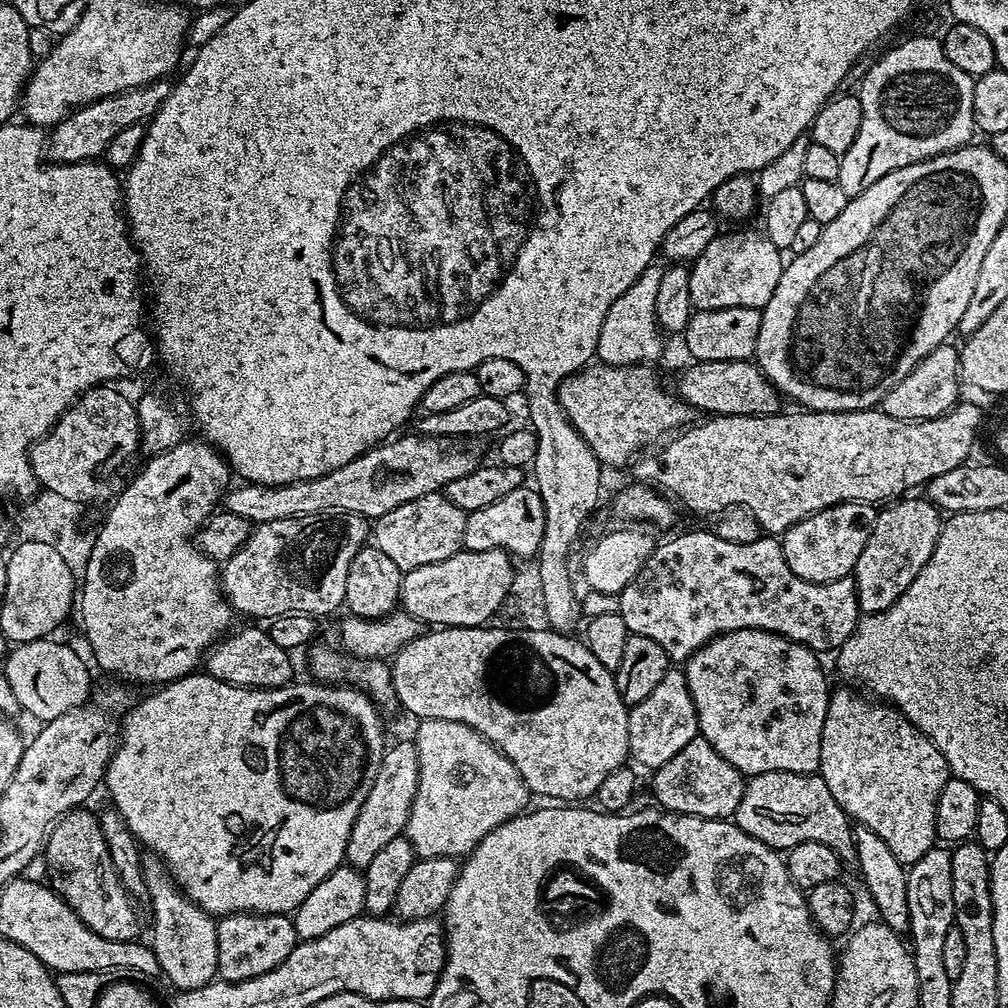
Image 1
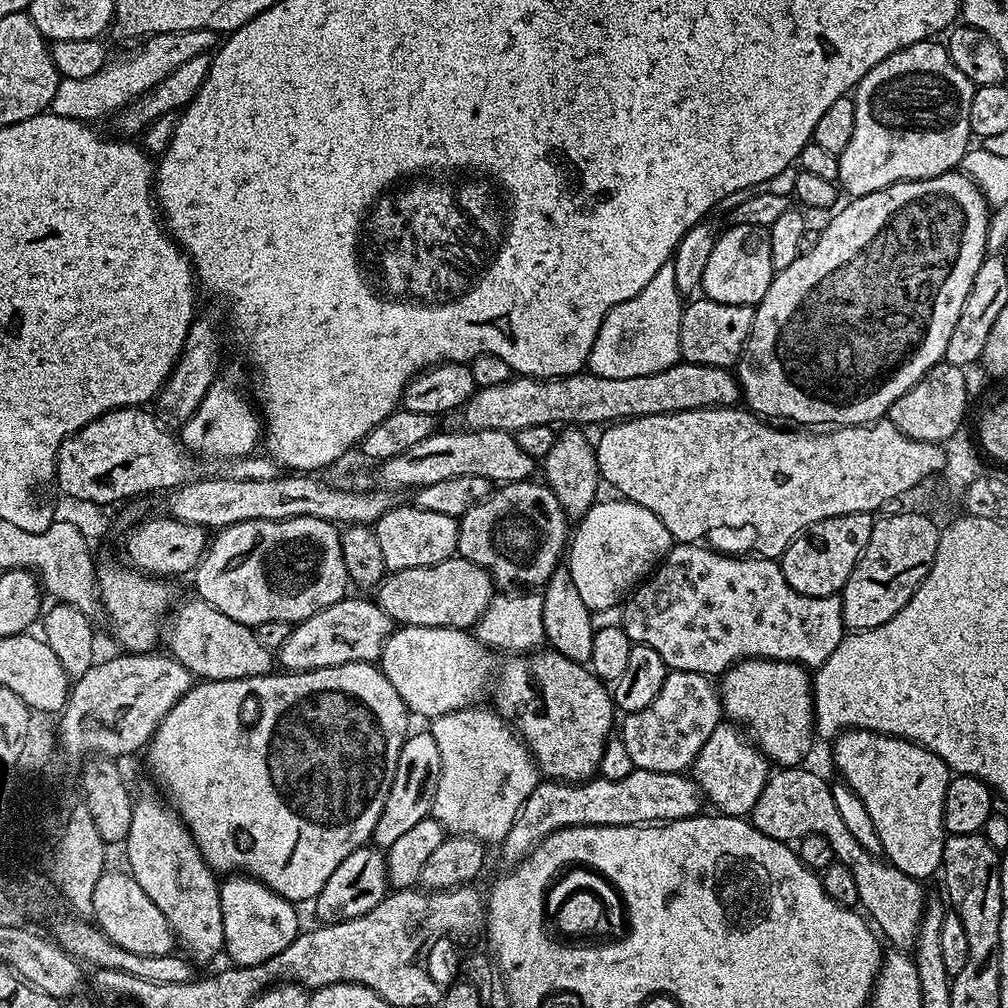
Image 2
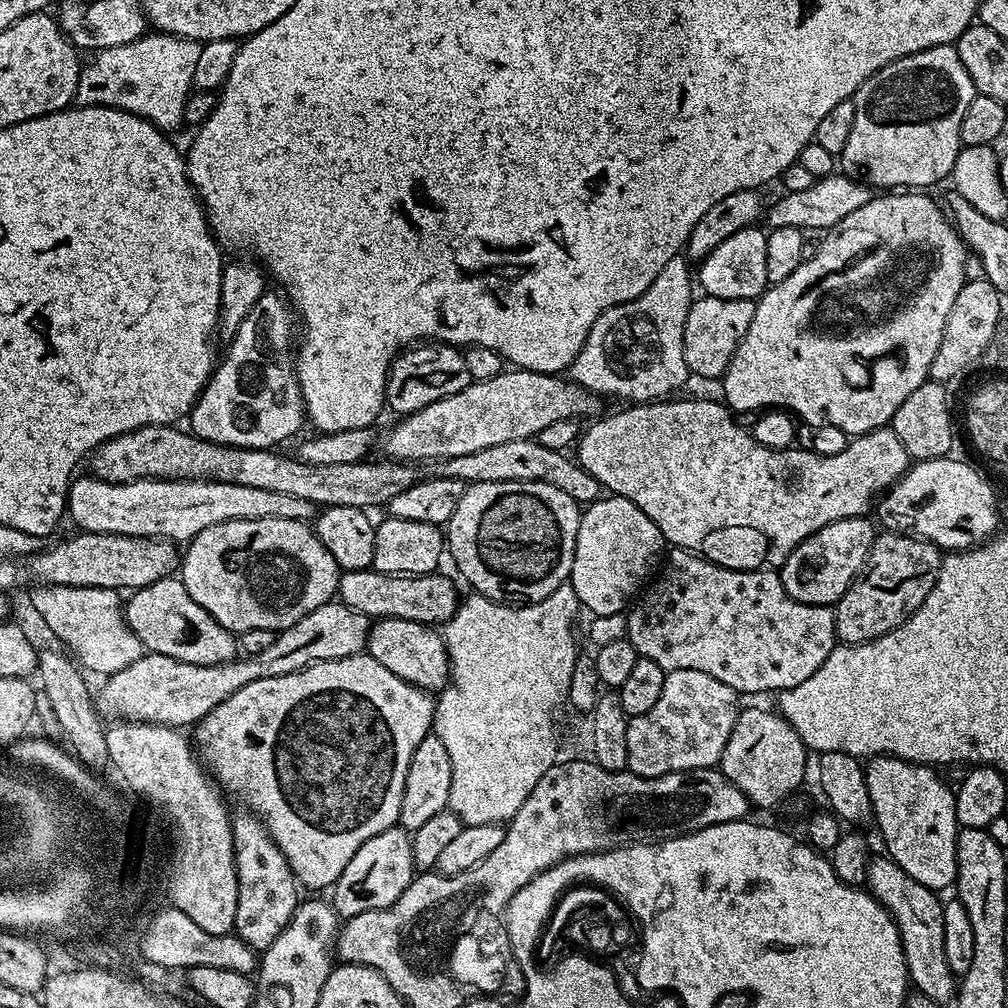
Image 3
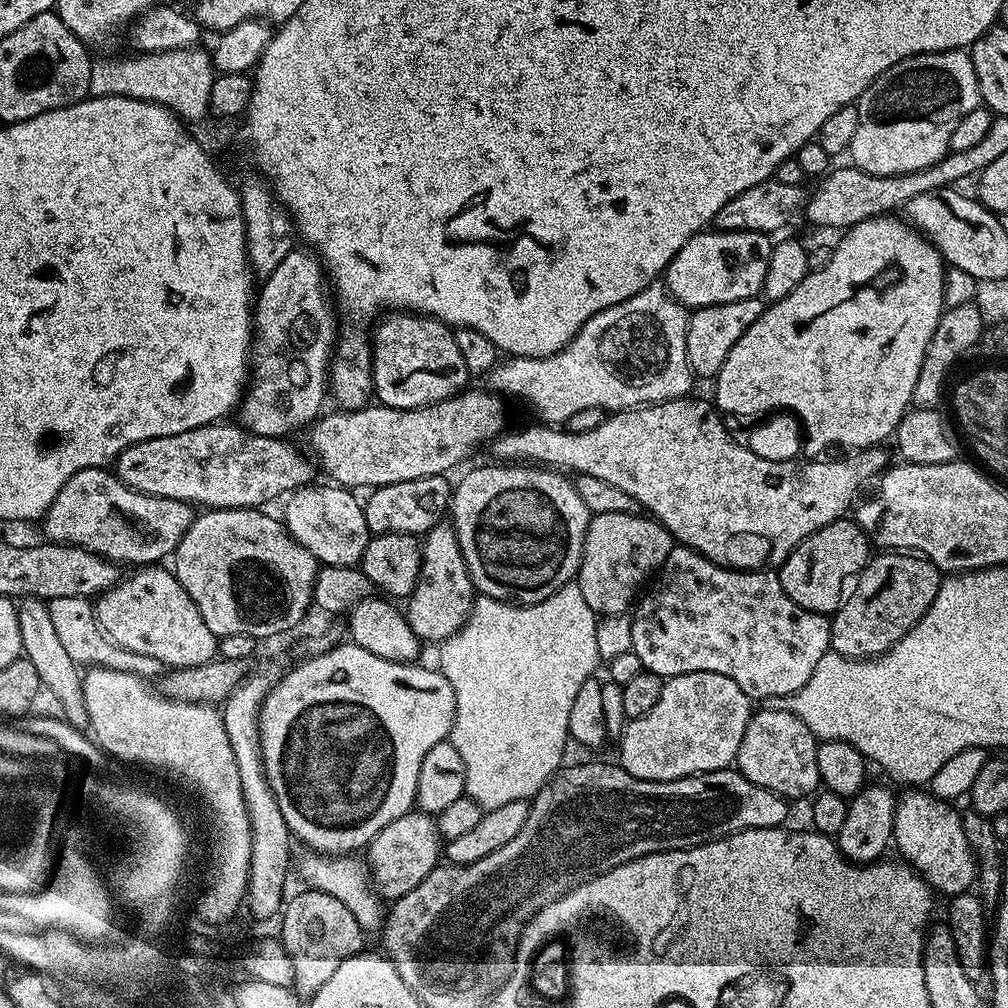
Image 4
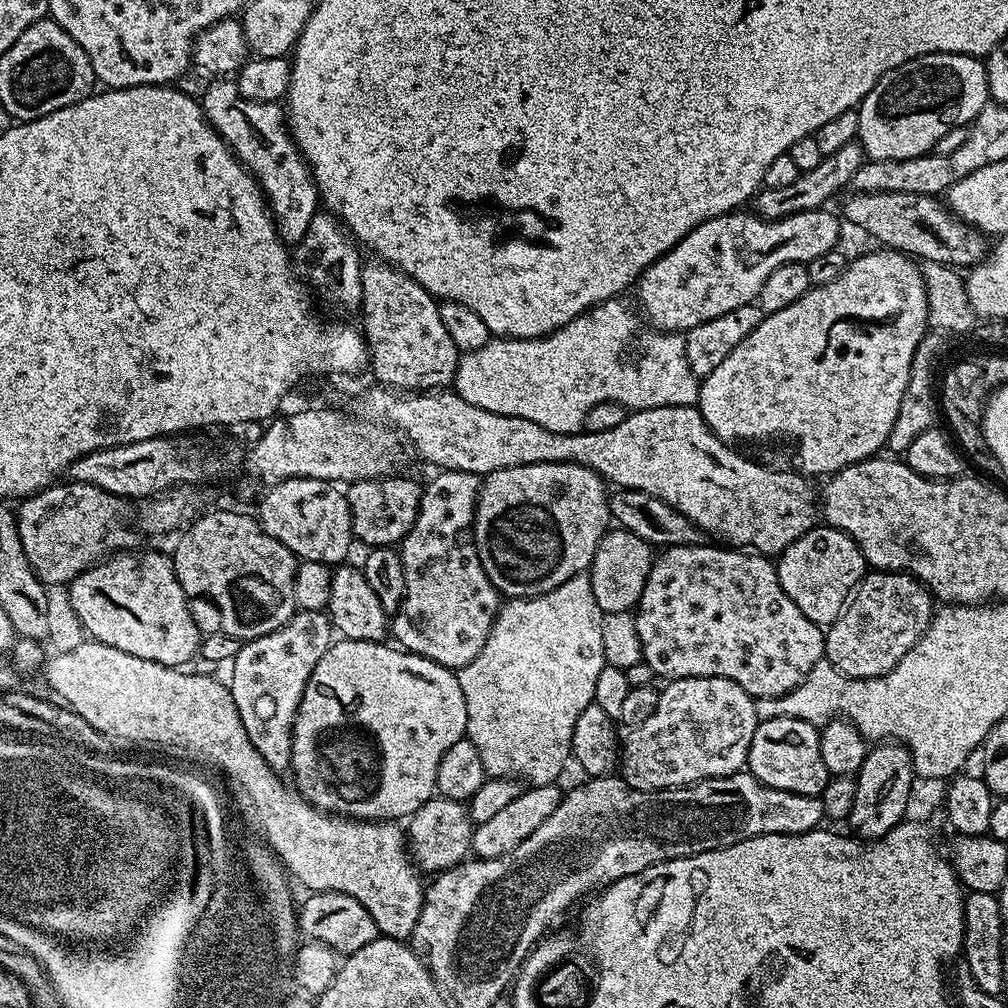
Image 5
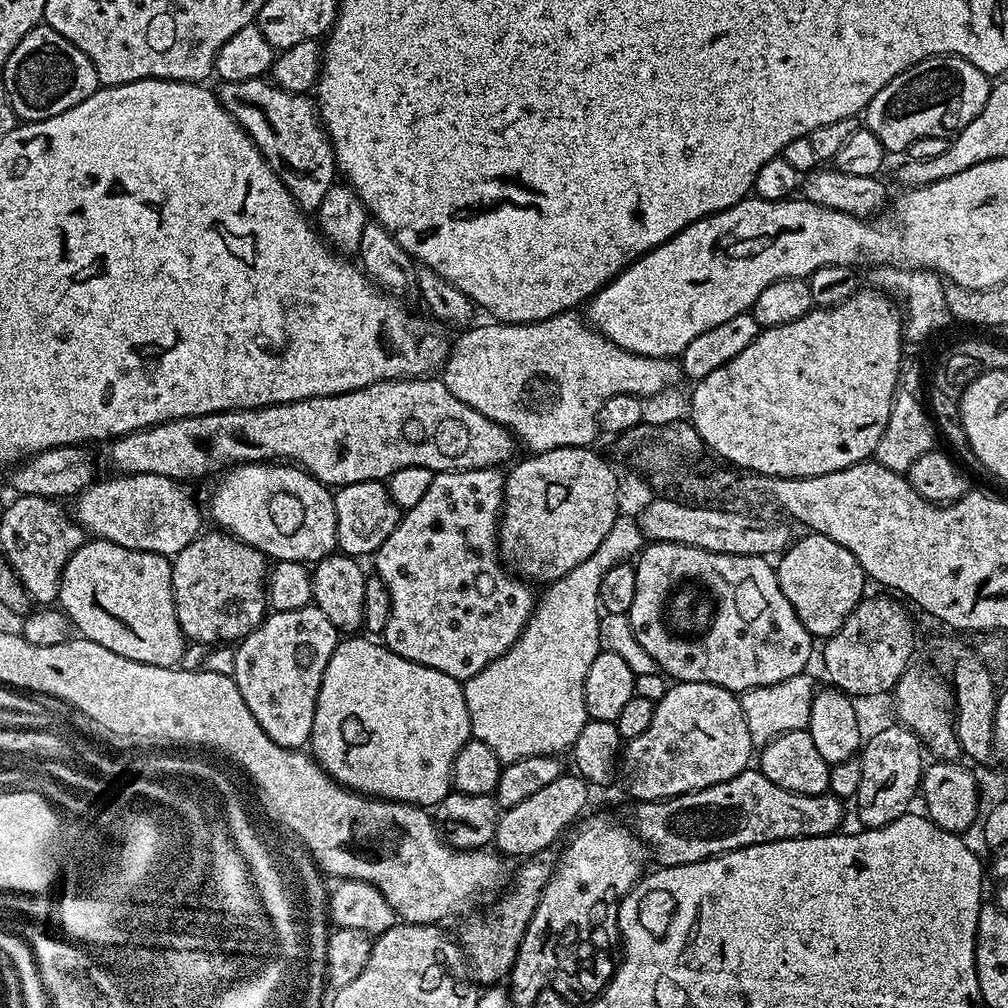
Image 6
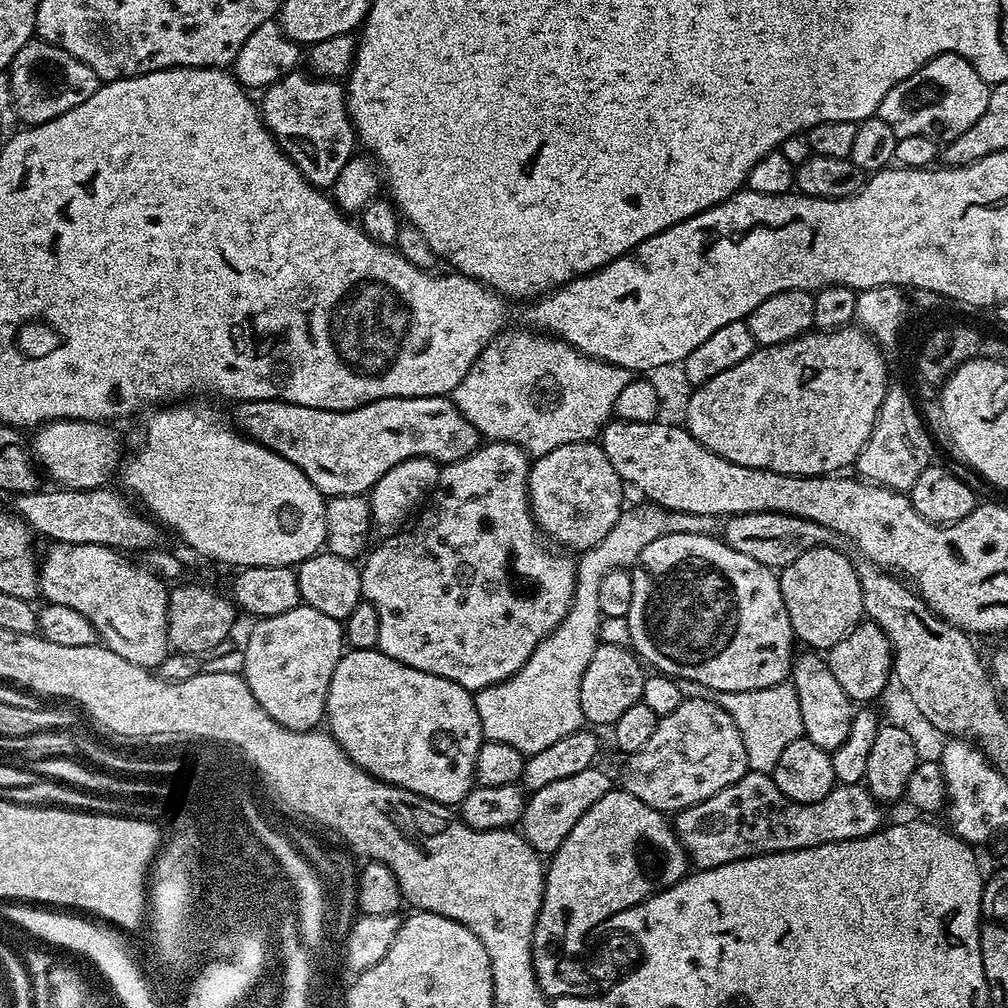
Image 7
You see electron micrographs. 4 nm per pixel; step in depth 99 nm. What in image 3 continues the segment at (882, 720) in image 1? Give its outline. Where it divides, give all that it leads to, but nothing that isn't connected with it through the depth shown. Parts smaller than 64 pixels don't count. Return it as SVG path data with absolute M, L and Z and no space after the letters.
M873 756L864 769L866 790L870 790L874 824L880 827L884 839L883 851L892 857L894 863L902 866L914 882L933 890L951 889L956 883L956 793L939 776L935 767L927 764L912 764L909 760L899 760L897 756Z

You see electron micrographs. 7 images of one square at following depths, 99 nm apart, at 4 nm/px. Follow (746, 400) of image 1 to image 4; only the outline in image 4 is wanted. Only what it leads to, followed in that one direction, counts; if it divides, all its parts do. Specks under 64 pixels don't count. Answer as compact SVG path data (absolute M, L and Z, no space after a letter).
M465 390L446 398L437 404L428 404L424 408L386 408L383 406L365 406L351 410L335 410L327 416L321 415L311 425L311 455L321 473L325 472L329 481L349 490L371 490L394 482L410 482L414 478L430 478L451 473L455 464L460 464L476 444L487 445L505 431L504 404L499 395L491 390L472 392Z

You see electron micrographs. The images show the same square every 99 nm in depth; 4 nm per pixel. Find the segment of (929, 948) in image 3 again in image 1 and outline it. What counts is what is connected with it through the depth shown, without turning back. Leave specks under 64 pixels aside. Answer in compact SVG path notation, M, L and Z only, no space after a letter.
M767 772L757 776L747 777L742 802L738 802L738 810L734 823L750 838L758 838L766 846L777 850L787 850L802 842L822 842L822 846L830 846L840 855L841 861L852 862L856 858L856 842L854 839L854 824L848 815L834 802L834 794L830 794L830 786L818 774L803 776L789 772Z

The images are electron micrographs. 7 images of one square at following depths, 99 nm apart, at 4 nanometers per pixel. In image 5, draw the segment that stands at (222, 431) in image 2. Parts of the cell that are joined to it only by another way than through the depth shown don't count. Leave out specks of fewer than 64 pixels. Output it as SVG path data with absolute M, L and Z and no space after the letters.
M317 210L314 218L310 218L306 234L300 239L300 243L295 245L294 268L309 285L324 284L330 303L356 314L360 312L364 289L359 251L361 252L361 249L352 239L352 233L341 224L339 216L327 210Z

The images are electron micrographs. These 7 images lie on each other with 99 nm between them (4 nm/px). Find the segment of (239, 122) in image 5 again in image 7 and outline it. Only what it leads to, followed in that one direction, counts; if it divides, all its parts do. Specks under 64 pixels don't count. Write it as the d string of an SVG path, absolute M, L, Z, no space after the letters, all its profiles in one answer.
M297 70L263 89L261 96L260 116L280 149L315 188L331 189L334 178L358 148L356 129L348 116L345 85L339 79L319 79Z

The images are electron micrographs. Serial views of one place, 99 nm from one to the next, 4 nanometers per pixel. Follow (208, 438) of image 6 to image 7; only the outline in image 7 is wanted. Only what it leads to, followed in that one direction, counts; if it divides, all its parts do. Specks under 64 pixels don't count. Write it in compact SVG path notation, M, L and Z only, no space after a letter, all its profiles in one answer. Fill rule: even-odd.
M427 396L426 398L382 398L378 402L370 402L358 406L354 410L346 410L345 412L335 412L334 410L314 410L310 406L298 406L290 402L282 402L281 400L245 400L237 403L236 408L230 416L231 423L237 432L245 435L250 440L256 440L262 446L266 446L271 452L277 452L282 458L286 458L286 462L294 462L294 466L298 466L298 470L302 470L302 474L306 474L306 478L310 478L310 482L314 482L314 486L325 496L331 498L333 496L364 496L371 493L372 488L378 482L378 478L382 478L382 474L386 474L386 470L394 470L394 466L398 466L398 462L406 462L410 458L426 458L427 460L435 460L437 464L443 466L453 464L456 460L461 460L470 455L481 443L482 437L476 431L476 427L467 420L462 413L456 409L456 405L452 403L448 396ZM52 420L31 433L30 451L37 465L47 475L49 472L59 487L78 490L102 488L122 468L120 440L112 428L115 427L99 420Z

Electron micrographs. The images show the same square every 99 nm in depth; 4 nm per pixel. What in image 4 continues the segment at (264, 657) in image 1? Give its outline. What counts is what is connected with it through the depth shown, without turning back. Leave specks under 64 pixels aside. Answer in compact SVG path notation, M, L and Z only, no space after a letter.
M164 566L141 567L133 571L136 572L133 576L125 575L120 583L100 593L94 604L96 621L99 622L101 630L120 648L158 658L158 662L162 662L169 669L209 664L211 660L217 659L218 637L210 630L210 626L206 626L206 622L202 622L198 606L180 585L175 571L168 569L167 572L160 567Z

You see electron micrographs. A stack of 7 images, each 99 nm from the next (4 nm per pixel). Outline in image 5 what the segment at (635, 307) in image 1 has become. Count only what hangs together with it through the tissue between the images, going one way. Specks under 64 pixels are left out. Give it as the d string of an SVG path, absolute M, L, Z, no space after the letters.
M623 299L607 300L605 304L598 304L595 308L589 308L587 312L574 318L566 326L562 326L549 336L530 338L529 340L514 340L511 338L493 338L473 352L465 352L458 362L458 370L454 381L454 391L461 396L470 406L482 406L482 410L490 410L494 414L506 414L514 418L530 418L530 422L538 422L538 426L546 426L546 430L555 432L579 432L583 429L586 414L598 406L598 402L613 400L623 404L629 410L641 408L661 408L662 406L686 406L693 407L700 398L700 380L690 370L690 362L686 358L686 342L679 332L661 332L659 328L649 326L642 319L641 313L635 307L627 308Z

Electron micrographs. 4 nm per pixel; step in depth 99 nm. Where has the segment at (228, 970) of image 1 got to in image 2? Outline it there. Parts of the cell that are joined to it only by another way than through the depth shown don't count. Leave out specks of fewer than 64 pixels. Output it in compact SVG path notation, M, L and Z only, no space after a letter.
M232 874L221 883L220 901L222 902L222 934L224 935L225 957L229 956L231 963L237 968L249 968L265 964L270 958L282 954L290 942L294 942L302 931L300 916L296 913L297 905L291 900L282 898L274 890L266 887L261 880L247 874Z

